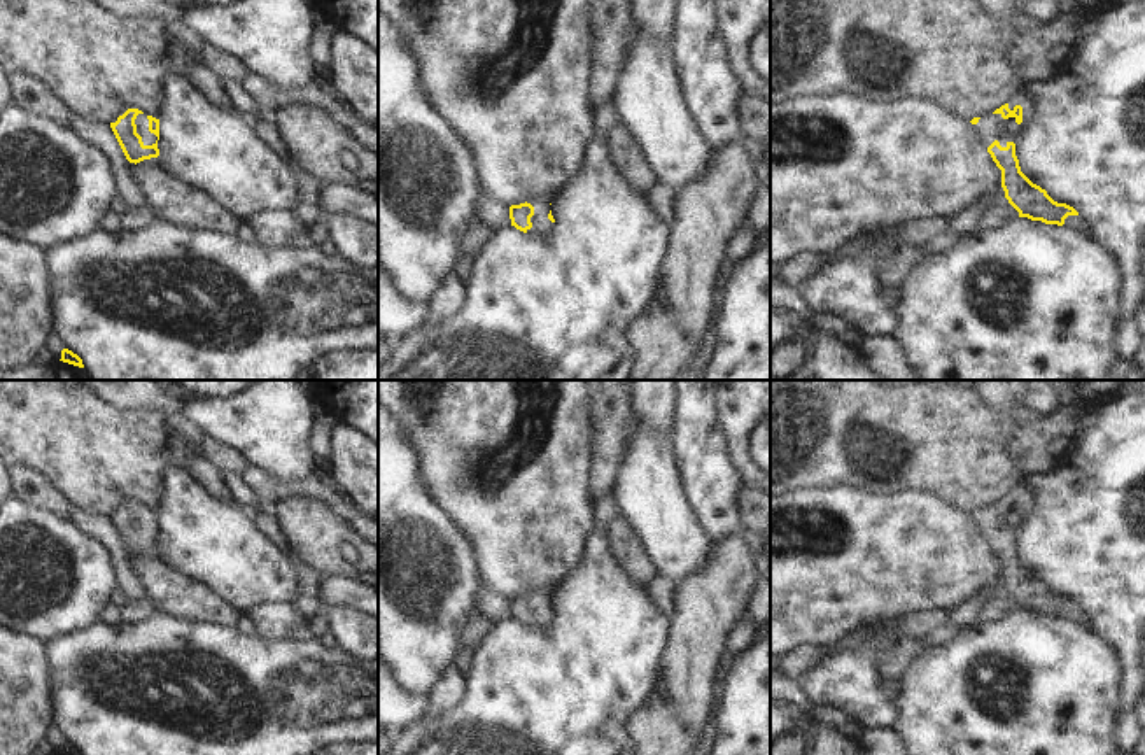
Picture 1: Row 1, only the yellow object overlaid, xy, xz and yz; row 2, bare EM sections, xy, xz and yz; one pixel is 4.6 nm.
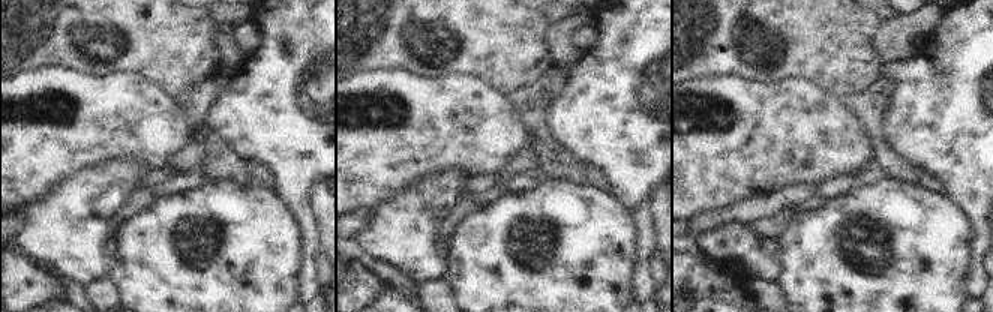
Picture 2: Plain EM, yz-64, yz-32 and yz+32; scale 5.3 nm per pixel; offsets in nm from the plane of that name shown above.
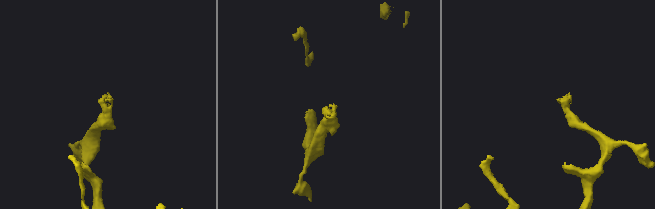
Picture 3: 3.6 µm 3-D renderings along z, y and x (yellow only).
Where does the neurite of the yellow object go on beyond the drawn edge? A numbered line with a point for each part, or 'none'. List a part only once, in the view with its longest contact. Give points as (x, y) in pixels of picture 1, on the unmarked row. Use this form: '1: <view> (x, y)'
1: xy (142, 515)

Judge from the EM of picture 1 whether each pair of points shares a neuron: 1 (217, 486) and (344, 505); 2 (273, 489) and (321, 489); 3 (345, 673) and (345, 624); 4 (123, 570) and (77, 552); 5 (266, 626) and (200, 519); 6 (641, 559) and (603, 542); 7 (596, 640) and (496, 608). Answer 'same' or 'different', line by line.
1: different
2: same
3: different
4: different
5: different
6: different
7: different

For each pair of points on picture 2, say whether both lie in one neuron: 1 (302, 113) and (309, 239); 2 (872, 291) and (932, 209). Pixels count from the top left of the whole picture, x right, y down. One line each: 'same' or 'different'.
1: same
2: same

